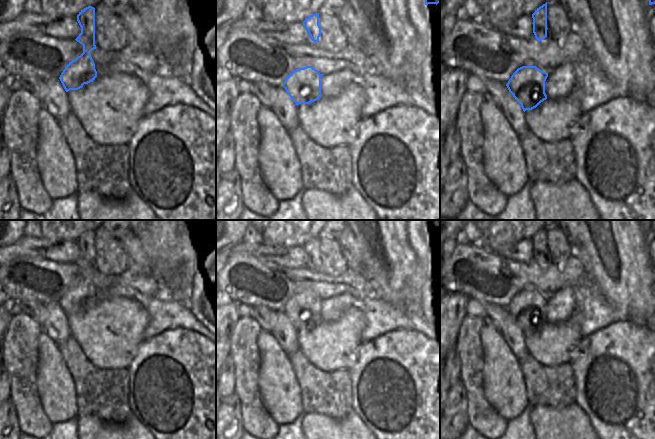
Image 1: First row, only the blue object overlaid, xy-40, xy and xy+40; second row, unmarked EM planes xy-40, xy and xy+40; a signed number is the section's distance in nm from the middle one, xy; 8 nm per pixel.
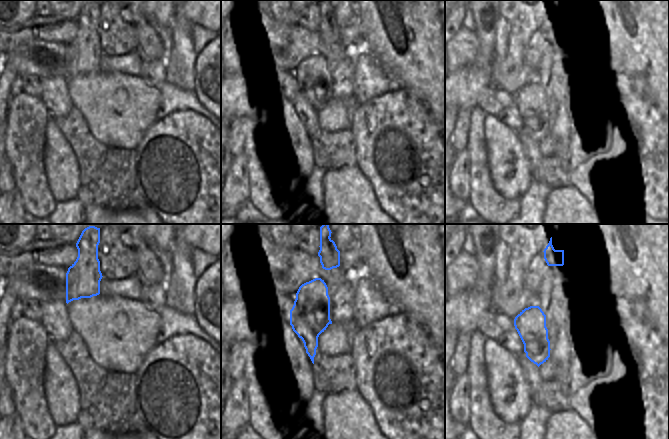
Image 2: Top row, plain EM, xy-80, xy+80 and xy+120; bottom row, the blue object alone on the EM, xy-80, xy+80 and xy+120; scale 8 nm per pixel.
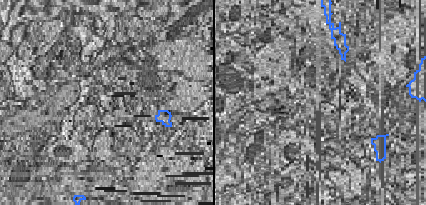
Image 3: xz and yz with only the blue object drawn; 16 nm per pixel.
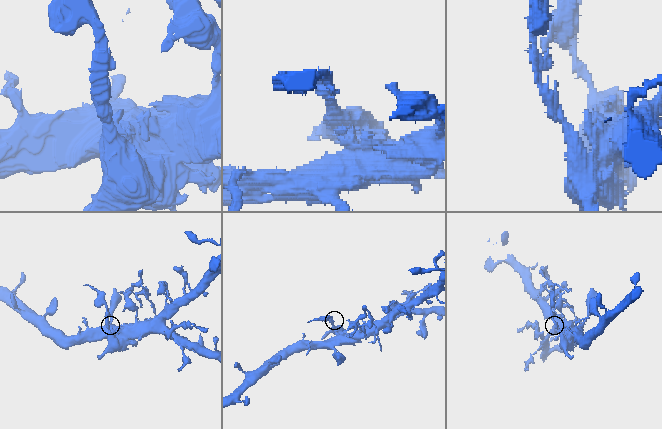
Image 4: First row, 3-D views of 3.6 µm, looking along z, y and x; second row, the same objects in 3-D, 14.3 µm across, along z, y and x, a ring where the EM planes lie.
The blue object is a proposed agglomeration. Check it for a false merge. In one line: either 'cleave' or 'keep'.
cleave

